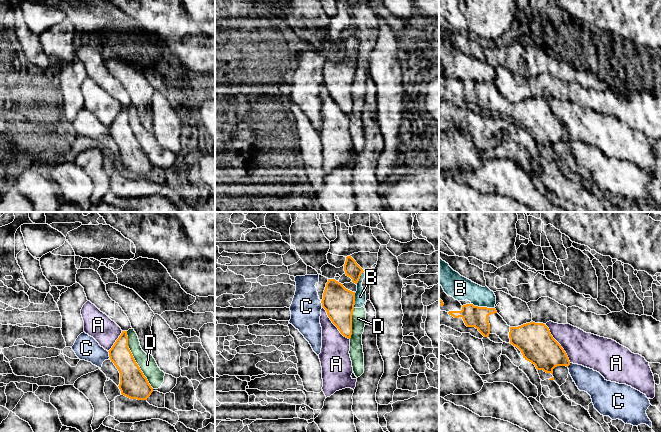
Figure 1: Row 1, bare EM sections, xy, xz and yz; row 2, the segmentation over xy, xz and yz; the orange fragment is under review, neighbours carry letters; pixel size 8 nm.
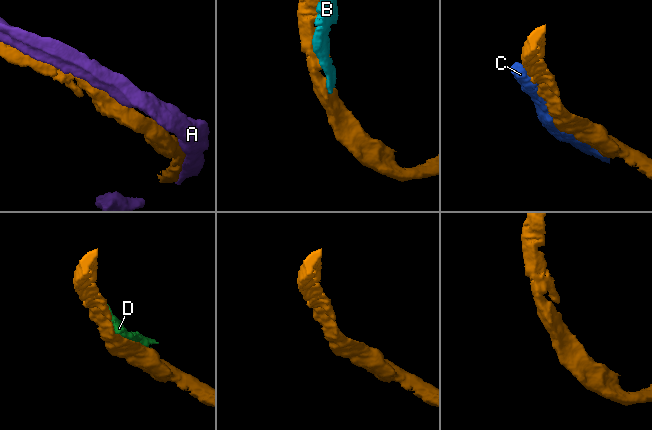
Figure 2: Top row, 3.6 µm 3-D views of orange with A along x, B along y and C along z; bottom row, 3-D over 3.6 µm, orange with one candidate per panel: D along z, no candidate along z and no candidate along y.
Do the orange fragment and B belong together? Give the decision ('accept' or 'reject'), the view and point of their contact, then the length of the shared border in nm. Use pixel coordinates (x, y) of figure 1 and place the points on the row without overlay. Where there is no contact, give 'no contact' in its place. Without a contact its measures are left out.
reject; contact yz (483, 83); length 200 nm

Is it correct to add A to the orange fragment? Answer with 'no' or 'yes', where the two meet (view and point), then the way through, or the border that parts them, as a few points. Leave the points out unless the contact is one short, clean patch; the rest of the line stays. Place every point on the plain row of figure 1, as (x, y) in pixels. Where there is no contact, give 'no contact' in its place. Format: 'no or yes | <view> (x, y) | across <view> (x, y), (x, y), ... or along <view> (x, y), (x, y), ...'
no | yz (558, 119)

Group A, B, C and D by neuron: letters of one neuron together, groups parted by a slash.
A / B D / C

